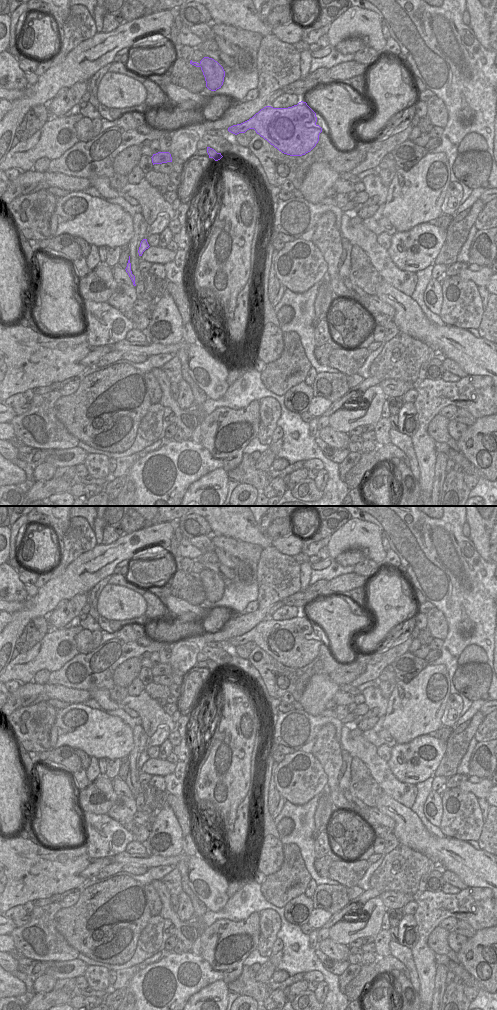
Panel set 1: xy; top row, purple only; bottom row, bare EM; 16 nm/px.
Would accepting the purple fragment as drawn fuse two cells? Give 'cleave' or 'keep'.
cleave

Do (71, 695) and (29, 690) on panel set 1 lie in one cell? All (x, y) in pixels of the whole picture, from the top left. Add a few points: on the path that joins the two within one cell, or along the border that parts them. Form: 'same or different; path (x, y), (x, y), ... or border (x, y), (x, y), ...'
same; path (61, 693), (39, 690)

